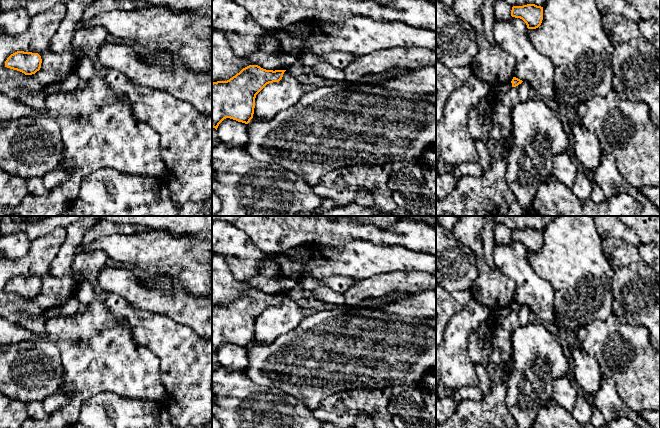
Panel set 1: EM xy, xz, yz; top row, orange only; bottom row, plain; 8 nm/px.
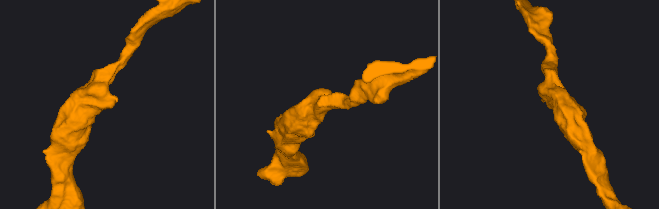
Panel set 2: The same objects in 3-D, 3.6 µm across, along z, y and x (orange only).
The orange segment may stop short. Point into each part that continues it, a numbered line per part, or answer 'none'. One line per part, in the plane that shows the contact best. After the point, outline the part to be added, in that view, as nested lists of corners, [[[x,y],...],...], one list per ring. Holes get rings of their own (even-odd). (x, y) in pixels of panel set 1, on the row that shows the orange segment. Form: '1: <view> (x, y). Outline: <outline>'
none

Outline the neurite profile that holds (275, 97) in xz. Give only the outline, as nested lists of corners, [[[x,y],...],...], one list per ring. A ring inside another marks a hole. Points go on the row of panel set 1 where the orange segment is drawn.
[[[286,70],[279,82],[267,84],[256,95],[253,117],[270,120],[281,111],[293,107],[305,94],[303,88],[304,84]]]

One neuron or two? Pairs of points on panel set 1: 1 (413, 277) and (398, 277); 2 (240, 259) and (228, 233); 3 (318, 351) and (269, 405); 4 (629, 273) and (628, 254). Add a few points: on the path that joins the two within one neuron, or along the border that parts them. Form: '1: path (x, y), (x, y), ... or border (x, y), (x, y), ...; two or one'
1: path (409, 278), (402, 278); one
2: path (240, 253), (240, 250), (229, 239); one
3: border (259, 385), (279, 388), (303, 402); two
4: path (629, 268), (631, 263), (628, 259); one

